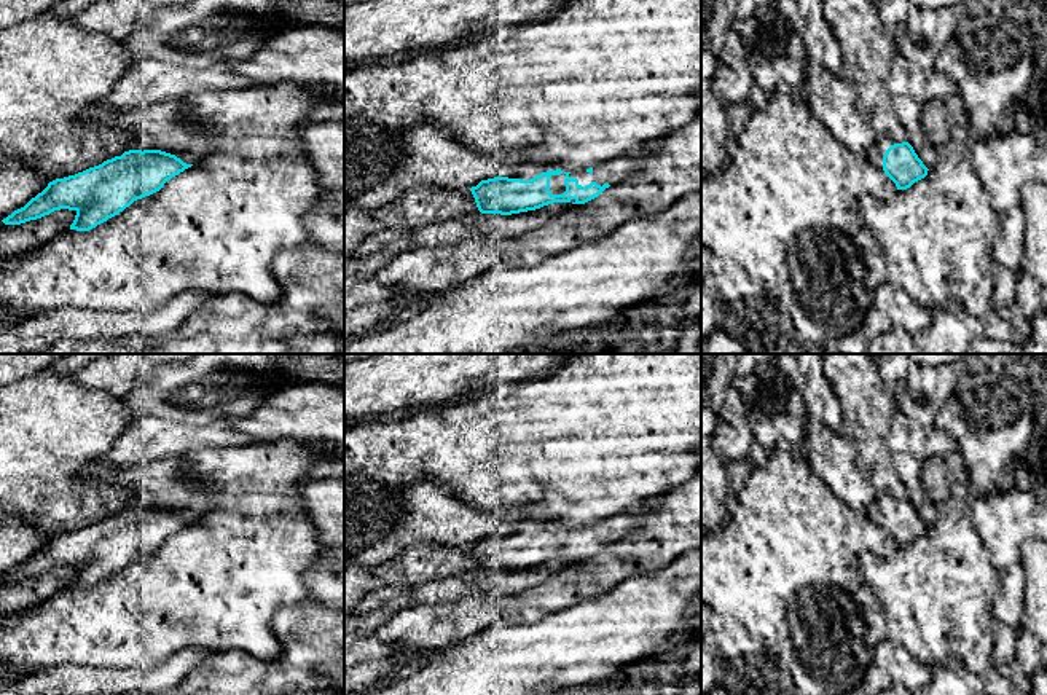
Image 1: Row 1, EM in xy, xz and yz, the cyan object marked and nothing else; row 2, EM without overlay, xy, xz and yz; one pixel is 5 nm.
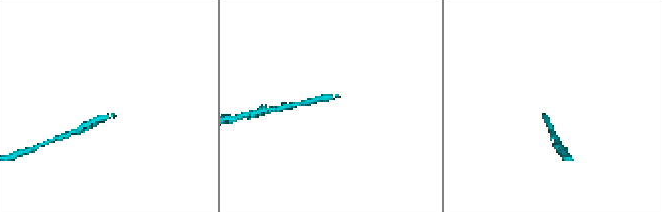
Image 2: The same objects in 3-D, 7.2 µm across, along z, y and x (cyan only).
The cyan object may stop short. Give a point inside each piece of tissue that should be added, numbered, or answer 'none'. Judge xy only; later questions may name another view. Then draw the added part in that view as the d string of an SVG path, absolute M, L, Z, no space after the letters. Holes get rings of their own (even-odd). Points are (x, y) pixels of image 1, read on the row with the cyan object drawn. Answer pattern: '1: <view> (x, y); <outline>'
none

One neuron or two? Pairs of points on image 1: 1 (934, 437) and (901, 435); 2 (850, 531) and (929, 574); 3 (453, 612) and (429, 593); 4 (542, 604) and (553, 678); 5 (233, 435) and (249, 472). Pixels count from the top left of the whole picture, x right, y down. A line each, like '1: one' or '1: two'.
1: one
2: two
3: two
4: two
5: two

